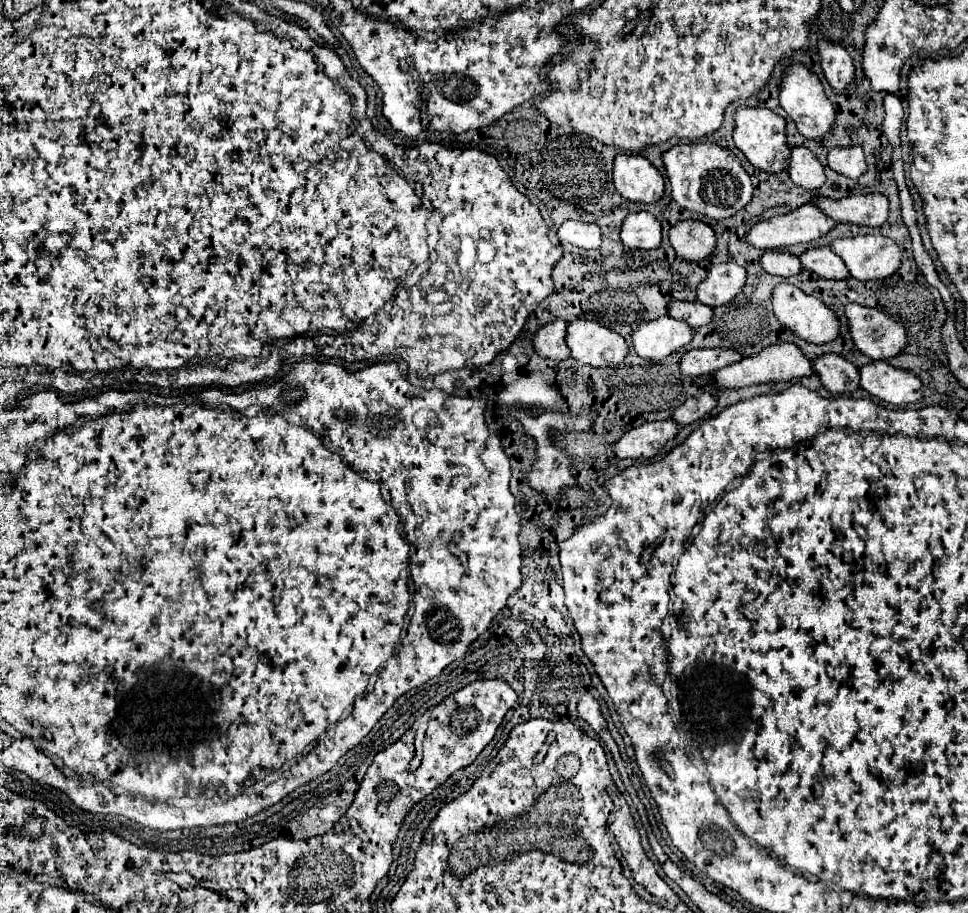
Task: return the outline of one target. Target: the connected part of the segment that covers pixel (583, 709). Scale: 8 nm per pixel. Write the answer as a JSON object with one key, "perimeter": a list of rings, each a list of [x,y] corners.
{"perimeter":[[[587,692],[578,702],[578,714],[582,720],[586,720],[592,726],[606,726],[606,721],[596,699]]]}

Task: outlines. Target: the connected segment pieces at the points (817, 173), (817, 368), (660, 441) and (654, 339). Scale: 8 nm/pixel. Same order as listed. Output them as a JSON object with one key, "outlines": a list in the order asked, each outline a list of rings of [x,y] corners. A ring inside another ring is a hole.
{"outlines":[[[[794,146],[792,156],[790,156],[790,166],[788,166],[790,180],[798,186],[804,186],[808,190],[820,188],[826,180],[824,176],[824,166],[816,160],[816,156],[804,148],[804,146]]],[[[822,354],[812,360],[814,362],[814,374],[820,378],[822,386],[832,394],[844,394],[854,392],[858,388],[860,376],[858,368],[844,360],[838,354]]],[[[672,420],[664,422],[648,422],[644,426],[628,430],[618,442],[612,444],[616,458],[632,458],[632,460],[650,460],[654,458],[668,440],[678,434],[678,424]]],[[[670,316],[642,322],[632,332],[636,354],[640,358],[650,358],[650,360],[662,360],[668,354],[686,346],[690,340],[692,340],[692,328],[686,322]]]]}

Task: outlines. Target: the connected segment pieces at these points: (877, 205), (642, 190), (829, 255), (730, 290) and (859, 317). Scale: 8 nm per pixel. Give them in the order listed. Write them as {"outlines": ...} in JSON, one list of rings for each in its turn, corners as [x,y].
{"outlines":[[[[882,194],[868,196],[848,196],[830,200],[824,196],[814,196],[810,200],[816,208],[822,208],[826,216],[836,222],[860,224],[860,226],[882,226],[888,216],[888,200]]],[[[618,154],[614,158],[614,186],[632,202],[652,204],[664,194],[660,172],[640,154]]],[[[828,246],[810,248],[810,250],[802,252],[798,258],[800,258],[804,270],[816,272],[818,276],[836,278],[836,280],[850,276],[850,274],[848,274],[848,268],[846,268],[844,262],[842,262],[842,258],[836,256]]],[[[736,262],[716,264],[710,268],[706,280],[702,280],[696,288],[696,298],[708,306],[724,306],[728,304],[744,286],[746,270]]],[[[848,304],[844,316],[856,348],[872,360],[892,358],[906,346],[904,326],[876,308]]]]}

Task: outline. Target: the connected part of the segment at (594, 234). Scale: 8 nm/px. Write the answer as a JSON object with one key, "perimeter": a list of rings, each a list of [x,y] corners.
{"perimeter":[[[566,220],[558,228],[558,240],[570,242],[578,248],[598,248],[600,246],[600,228],[596,224],[586,224],[580,220]]]}

